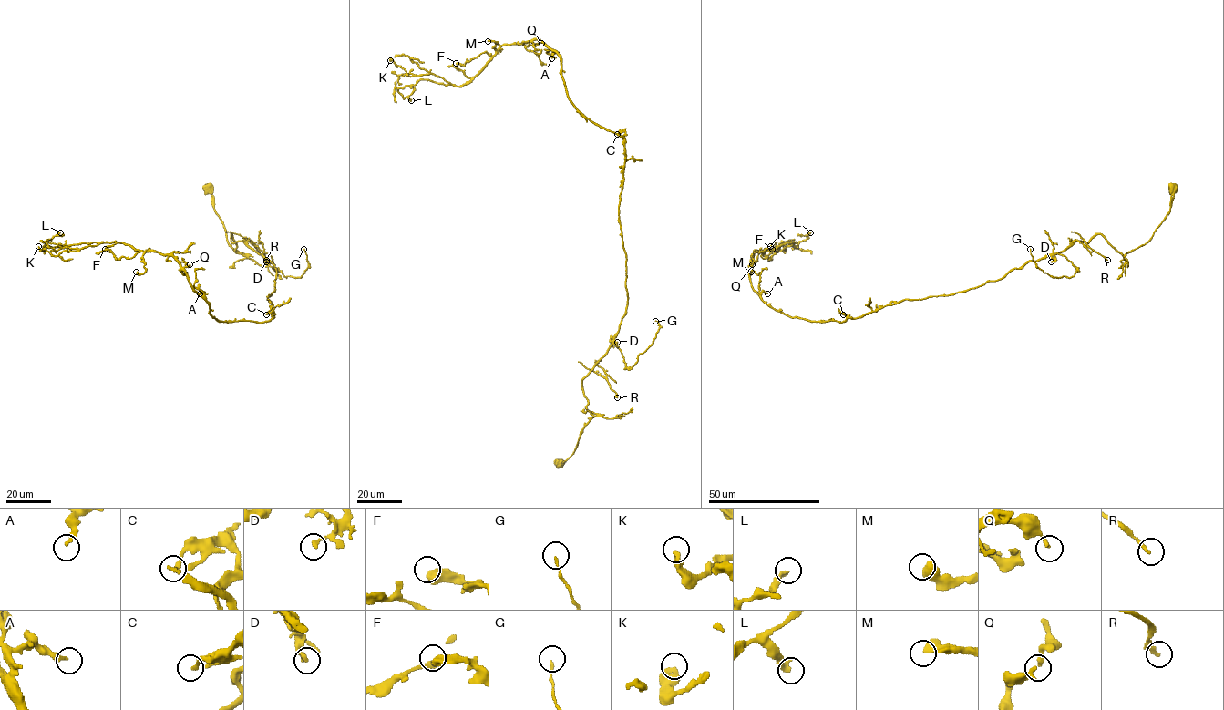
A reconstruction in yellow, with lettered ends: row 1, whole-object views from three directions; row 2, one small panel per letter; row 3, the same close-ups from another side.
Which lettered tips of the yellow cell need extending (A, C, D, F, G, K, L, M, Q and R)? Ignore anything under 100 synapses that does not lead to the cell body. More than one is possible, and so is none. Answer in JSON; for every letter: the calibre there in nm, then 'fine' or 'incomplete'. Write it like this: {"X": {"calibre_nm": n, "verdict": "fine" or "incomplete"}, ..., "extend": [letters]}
{"A": {"calibre_nm": 280, "verdict": "fine"}, "C": {"calibre_nm": 220, "verdict": "fine"}, "D": {"calibre_nm": 220, "verdict": "fine"}, "F": {"calibre_nm": 500, "verdict": "fine"}, "G": {"calibre_nm": 110, "verdict": "fine"}, "K": {"calibre_nm": 480, "verdict": "fine"}, "L": {"calibre_nm": 320, "verdict": "fine"}, "M": {"calibre_nm": 550, "verdict": "fine"}, "Q": {"calibre_nm": 200, "verdict": "fine"}, "R": {"calibre_nm": 240, "verdict": "fine"}, "extend": []}

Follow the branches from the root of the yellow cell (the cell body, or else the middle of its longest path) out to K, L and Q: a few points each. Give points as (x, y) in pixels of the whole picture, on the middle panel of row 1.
K: (560, 463), (597, 415), (582, 379), (625, 313), (624, 138), (578, 109), (540, 39), (458, 86), (390, 60)
L: (560, 463), (625, 313), (624, 138), (540, 39), (411, 100)
Q: (560, 463), (597, 415), (582, 379), (625, 313), (625, 149), (575, 107), (560, 56), (541, 43)

